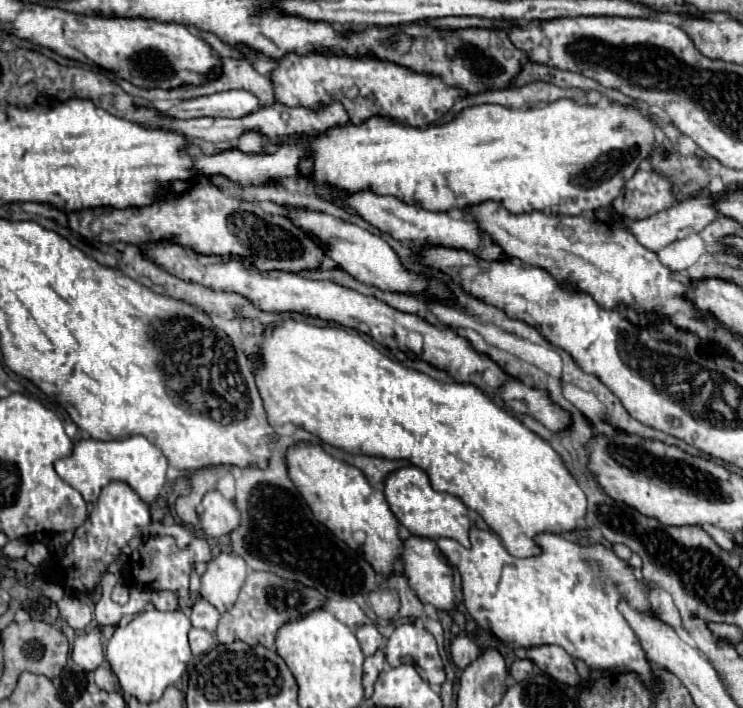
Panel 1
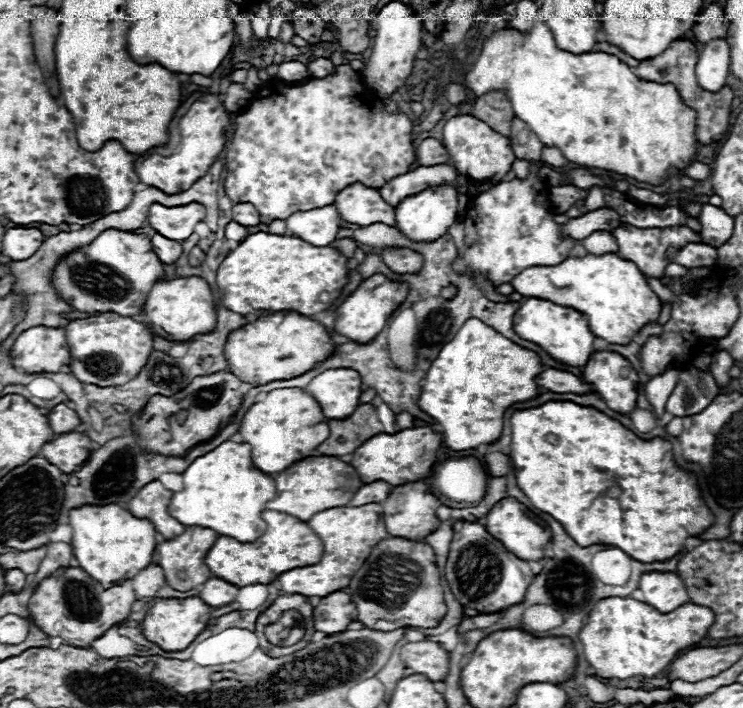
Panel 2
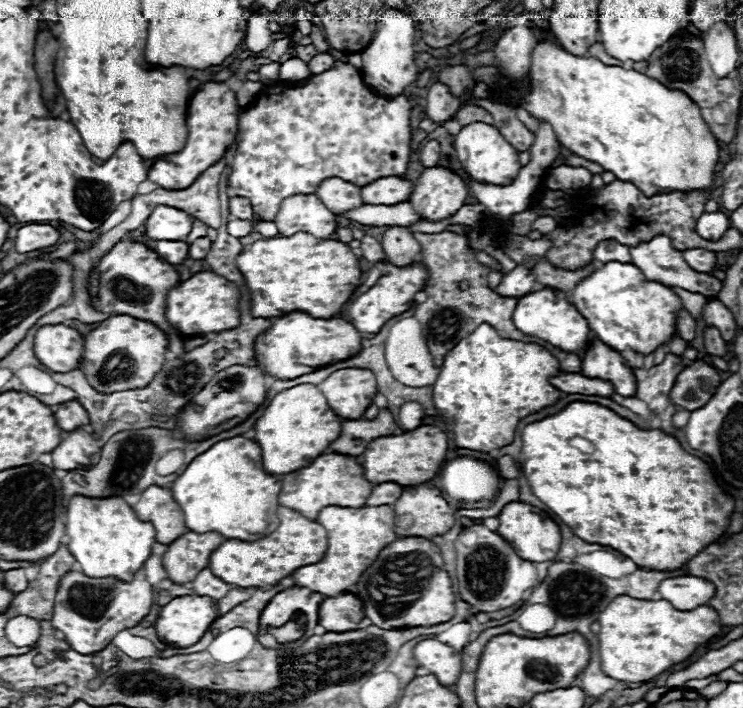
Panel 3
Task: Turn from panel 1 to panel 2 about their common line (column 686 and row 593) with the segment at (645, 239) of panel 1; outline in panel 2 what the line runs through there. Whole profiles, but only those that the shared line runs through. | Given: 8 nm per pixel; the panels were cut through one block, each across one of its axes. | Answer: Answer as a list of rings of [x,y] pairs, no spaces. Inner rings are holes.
[[[212,576],[212,578],[208,578],[208,582],[202,584],[202,590],[200,590],[198,596],[200,596],[208,606],[216,608],[216,606],[226,606],[226,604],[234,602],[236,594],[238,594],[238,588],[236,588],[234,584],[228,584],[228,582],[224,582],[224,580]]]

